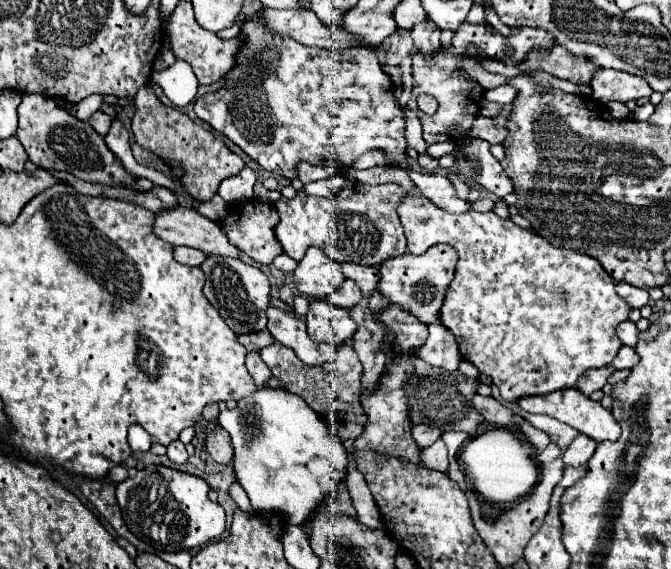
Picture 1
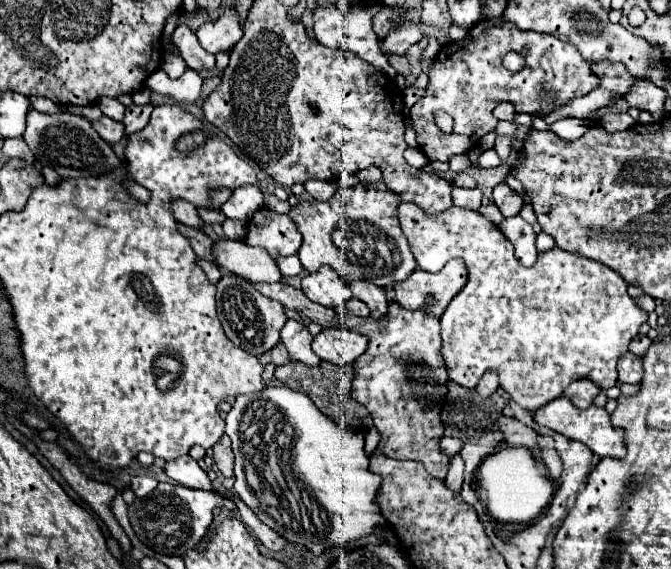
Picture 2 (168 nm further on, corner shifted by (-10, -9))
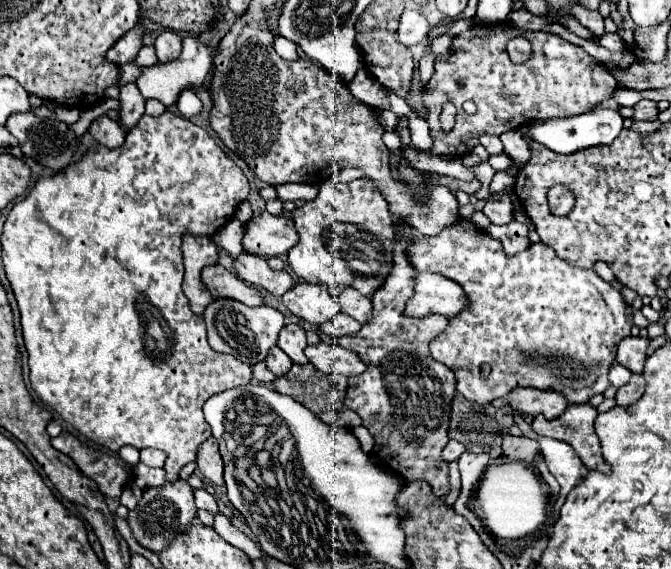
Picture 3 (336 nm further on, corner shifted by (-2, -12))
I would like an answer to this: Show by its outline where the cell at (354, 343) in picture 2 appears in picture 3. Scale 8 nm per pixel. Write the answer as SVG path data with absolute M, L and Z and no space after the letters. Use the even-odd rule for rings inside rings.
M325 342L307 346L305 356L317 370L321 370L325 374L353 376L353 374L363 374L367 370L363 360L355 352L345 350L341 346L329 346Z

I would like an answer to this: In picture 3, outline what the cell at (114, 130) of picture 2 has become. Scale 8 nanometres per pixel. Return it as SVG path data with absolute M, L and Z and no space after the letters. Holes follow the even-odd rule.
M99 116L91 122L89 134L107 148L119 148L125 142L125 130L109 116Z

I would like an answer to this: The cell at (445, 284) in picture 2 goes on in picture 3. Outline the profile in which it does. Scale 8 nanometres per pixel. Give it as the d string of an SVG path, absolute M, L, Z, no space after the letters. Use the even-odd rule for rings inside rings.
M421 272L415 282L415 294L405 306L407 316L429 316L429 314L441 314L445 318L455 318L463 310L469 308L469 300L453 280L447 280L445 276Z

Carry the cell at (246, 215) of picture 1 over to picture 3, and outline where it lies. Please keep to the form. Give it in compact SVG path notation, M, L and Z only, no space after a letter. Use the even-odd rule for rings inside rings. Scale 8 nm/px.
M261 212L261 216L247 222L247 232L243 238L243 248L257 256L285 256L289 248L299 242L295 224L285 216L271 216Z

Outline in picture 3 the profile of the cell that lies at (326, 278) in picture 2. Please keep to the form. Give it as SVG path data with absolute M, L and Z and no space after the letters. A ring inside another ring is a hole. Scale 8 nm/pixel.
M301 282L293 290L283 294L283 304L301 320L321 326L339 312L337 300L333 300L327 288L319 284Z

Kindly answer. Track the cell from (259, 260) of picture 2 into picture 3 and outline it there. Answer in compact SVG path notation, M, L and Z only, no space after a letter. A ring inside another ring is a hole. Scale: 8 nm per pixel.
M243 252L235 260L235 268L237 268L241 280L249 282L255 288L267 290L273 296L283 296L287 290L291 290L295 286L289 272L271 270L263 258L247 254L247 252Z

